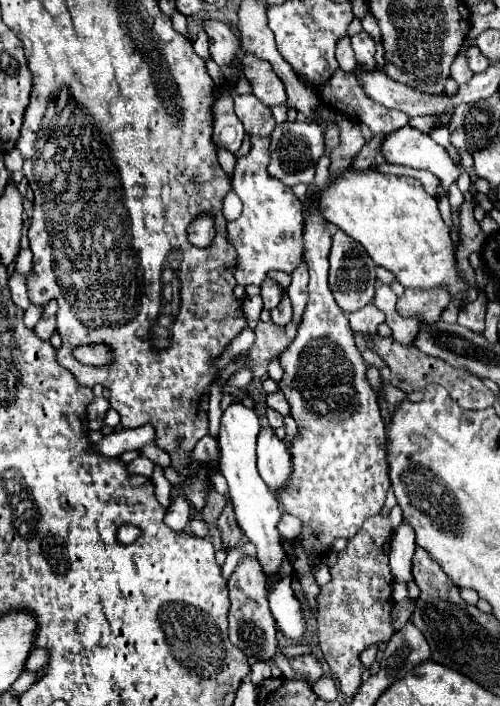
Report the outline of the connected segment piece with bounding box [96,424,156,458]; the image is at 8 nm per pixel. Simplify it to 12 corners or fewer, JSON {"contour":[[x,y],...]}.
{"contour":[[152,424],[108,434],[96,450],[108,458],[154,444]]}

